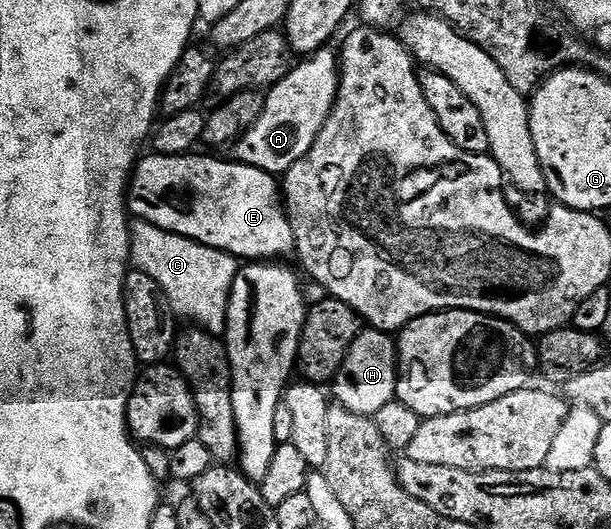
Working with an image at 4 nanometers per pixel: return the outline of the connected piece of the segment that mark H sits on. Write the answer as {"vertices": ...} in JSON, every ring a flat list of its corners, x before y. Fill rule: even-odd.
{"vertices":[[362,329,337,370,337,376,331,383,331,394,336,405,356,414,376,416,383,404,392,402,397,397,396,341,386,331]]}

